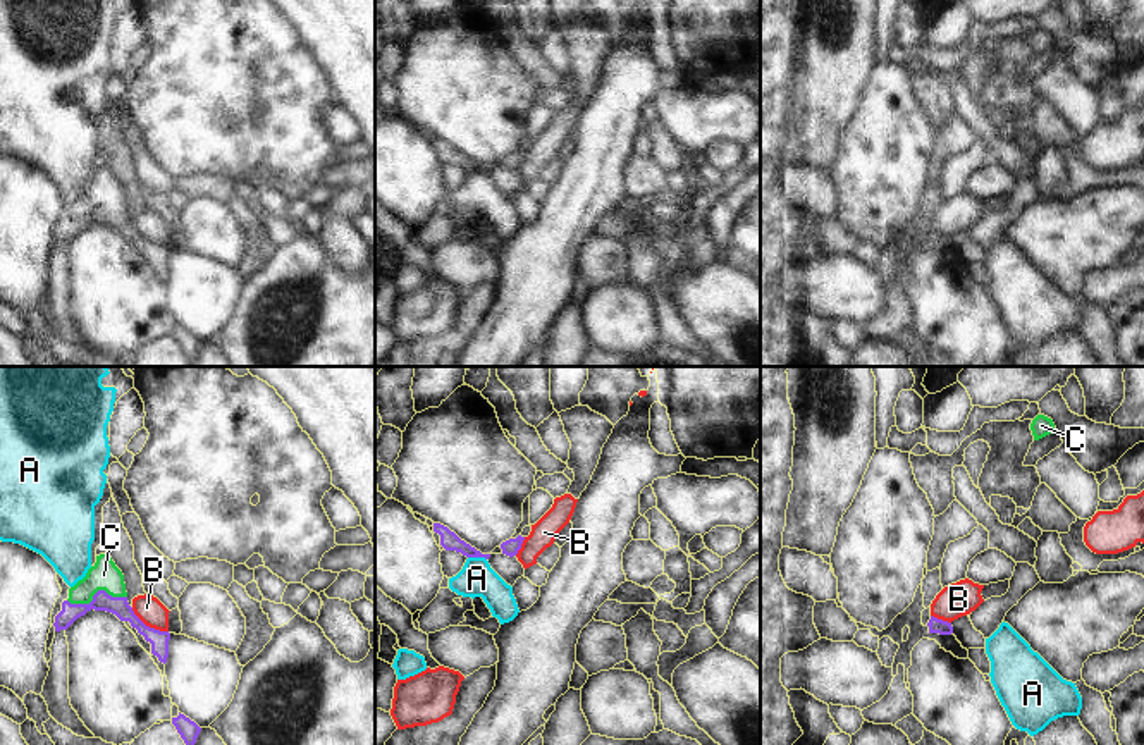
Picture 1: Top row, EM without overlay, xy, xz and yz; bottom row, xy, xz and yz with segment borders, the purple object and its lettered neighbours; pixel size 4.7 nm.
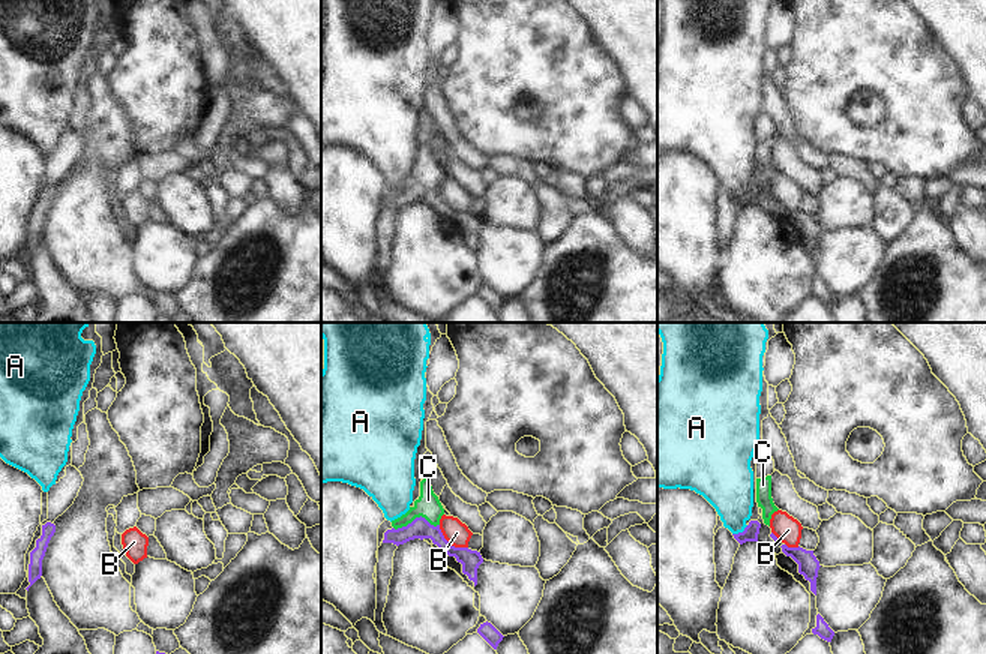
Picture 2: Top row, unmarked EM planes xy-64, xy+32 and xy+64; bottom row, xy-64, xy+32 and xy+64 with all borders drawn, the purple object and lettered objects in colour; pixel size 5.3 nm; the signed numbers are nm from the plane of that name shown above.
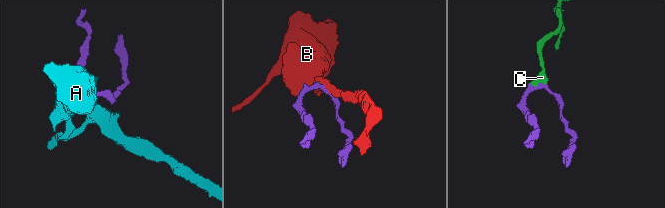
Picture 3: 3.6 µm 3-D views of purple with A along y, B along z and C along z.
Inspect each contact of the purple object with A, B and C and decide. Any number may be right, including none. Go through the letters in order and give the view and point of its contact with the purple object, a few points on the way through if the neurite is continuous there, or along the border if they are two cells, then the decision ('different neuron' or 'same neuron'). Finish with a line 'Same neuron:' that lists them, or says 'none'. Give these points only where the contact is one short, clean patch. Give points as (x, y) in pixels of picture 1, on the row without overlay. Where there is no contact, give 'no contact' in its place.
A: xz (477, 171) | along xz (468, 171), (482, 171), (485, 174) | different neuron
B: xy (148, 241) | along xy (131, 222), (147, 240), (167, 246) | different neuron
C: xy (95, 209) | across xy (119, 221), (107, 209), (95, 209), (104, 200), (104, 190) | same neuron
Same neuron: C

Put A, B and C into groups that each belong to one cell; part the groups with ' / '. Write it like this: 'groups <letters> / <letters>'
groups A / B / C

